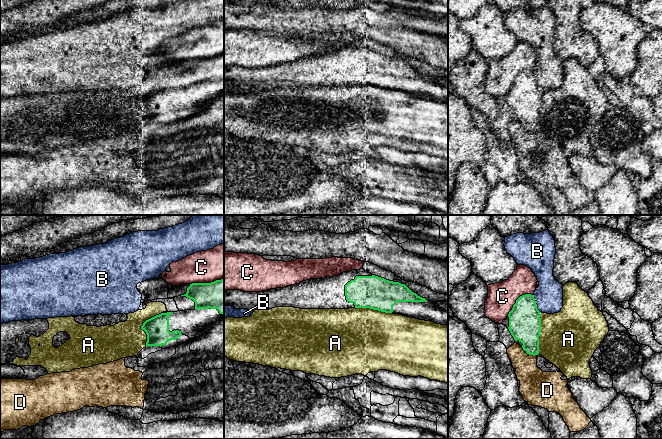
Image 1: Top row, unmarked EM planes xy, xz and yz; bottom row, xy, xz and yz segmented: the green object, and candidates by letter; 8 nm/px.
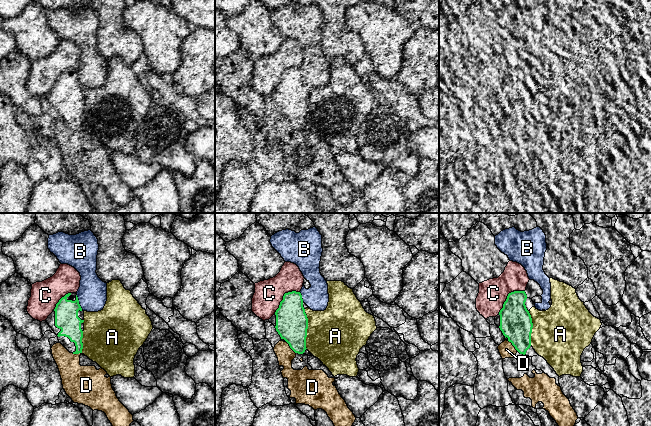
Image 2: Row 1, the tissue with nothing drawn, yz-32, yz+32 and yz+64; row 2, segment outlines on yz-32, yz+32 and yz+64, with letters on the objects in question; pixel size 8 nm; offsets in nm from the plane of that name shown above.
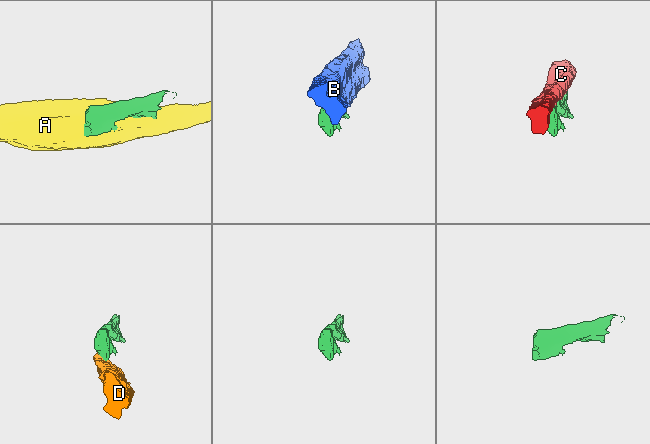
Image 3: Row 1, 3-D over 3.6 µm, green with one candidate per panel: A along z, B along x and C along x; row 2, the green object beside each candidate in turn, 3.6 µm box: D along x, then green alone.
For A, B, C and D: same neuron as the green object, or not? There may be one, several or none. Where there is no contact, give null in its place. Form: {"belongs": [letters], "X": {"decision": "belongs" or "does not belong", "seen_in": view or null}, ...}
{"belongs": [], "A": {"decision": "does not belong", "seen_in": "xy"}, "B": {"decision": "does not belong", "seen_in": "yz"}, "C": {"decision": "does not belong", "seen_in": "xy"}, "D": {"decision": "does not belong", "seen_in": "yz"}}

